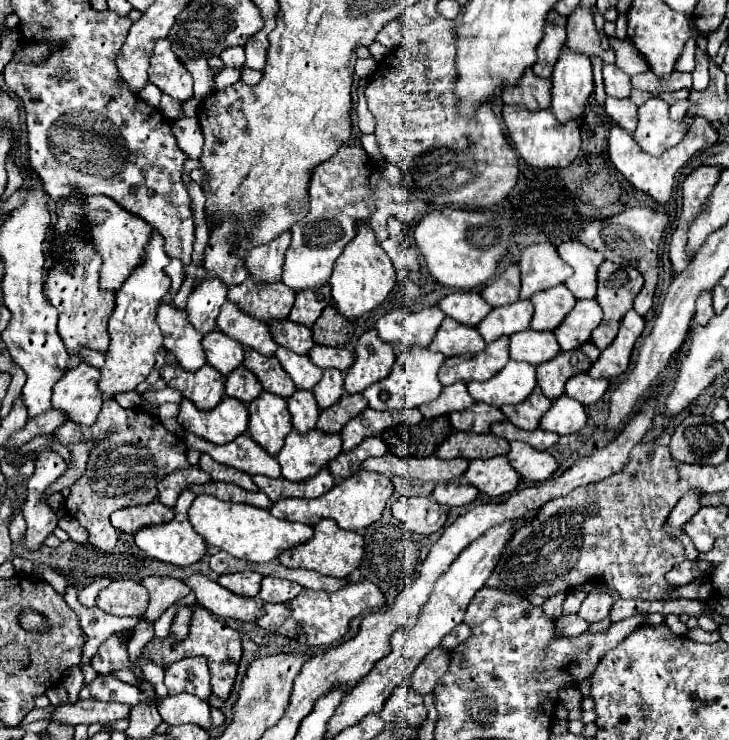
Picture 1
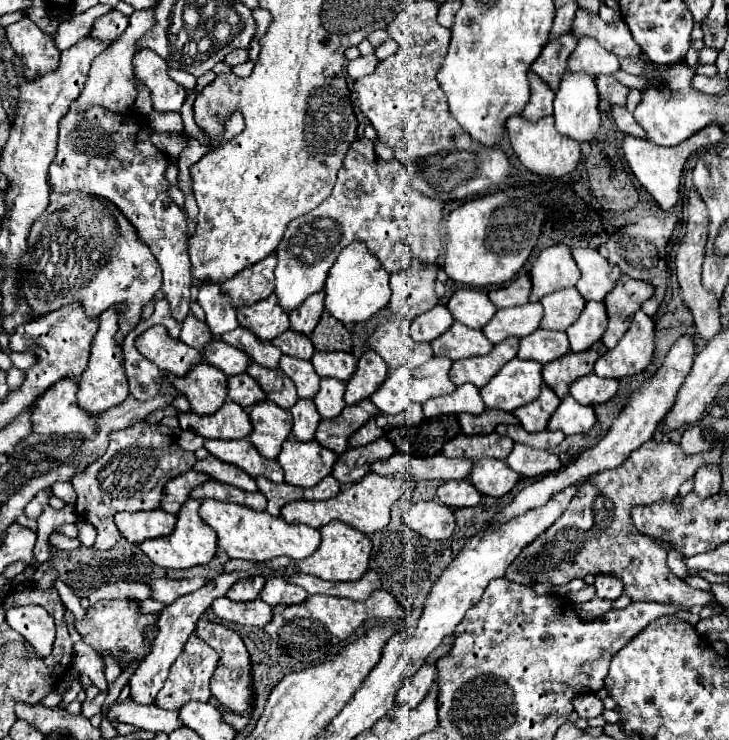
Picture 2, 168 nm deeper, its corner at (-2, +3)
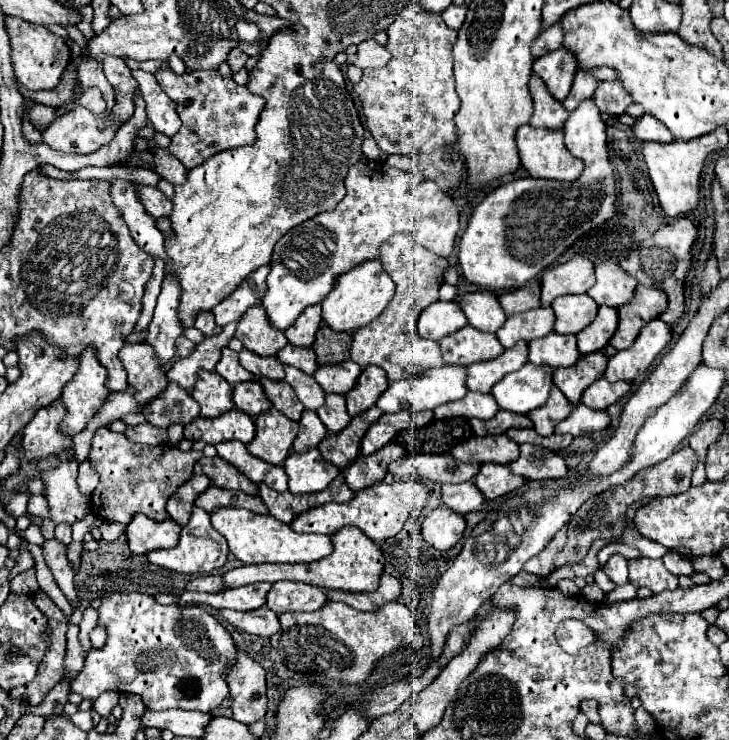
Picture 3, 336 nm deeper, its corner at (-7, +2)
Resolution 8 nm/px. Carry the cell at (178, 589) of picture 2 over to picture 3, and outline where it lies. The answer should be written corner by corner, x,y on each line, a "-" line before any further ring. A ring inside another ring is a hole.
201,576
195,578
187,584
187,590
197,590
197,592
219,592
225,590
225,582
221,576

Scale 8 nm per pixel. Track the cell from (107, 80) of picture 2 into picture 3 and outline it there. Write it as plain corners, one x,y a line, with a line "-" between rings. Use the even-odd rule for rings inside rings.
81,106
73,112
55,118
47,130
43,130
43,144
65,154
91,154
103,144
109,144
117,132
113,116
105,114
105,130
97,128
97,116

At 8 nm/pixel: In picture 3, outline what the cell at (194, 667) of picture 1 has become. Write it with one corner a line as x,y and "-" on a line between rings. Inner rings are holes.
113,592
103,598
99,608
99,622
107,626
107,644
103,648
93,648
87,658
85,666
71,684
71,690
81,694
83,698
97,700
103,692
129,692
141,696
145,708
149,710
199,710
211,712
229,696
227,674
235,664
237,652
231,634
201,606
161,606
153,596
139,594
139,592

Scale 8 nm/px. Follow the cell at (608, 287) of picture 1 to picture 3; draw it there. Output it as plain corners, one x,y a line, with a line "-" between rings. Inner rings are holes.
637,286
635,298
619,308
619,328
611,338
611,346
617,350
629,348
639,336
641,328
659,318
667,310
667,296
663,290

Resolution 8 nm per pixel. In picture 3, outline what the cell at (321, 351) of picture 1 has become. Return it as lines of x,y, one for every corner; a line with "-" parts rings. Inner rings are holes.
345,360
335,366
319,366
313,378
319,382
325,394
347,394
355,386
359,374
361,368
355,362

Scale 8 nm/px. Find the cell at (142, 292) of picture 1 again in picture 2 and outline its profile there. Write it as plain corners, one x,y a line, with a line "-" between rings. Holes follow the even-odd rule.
114,305
100,315
100,329
98,329
98,335
94,337
94,341
92,341
90,363
86,367
86,373
82,373
82,377
80,377
78,405
82,405
92,415
100,415
102,411
122,403
130,395
128,377
126,377
126,369
124,369
124,349
116,341
116,335
118,335
118,329
120,329
122,307
124,305

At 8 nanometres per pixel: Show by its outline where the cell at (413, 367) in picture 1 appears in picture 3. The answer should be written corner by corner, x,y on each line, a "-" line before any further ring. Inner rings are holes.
463,366
431,368
431,370
425,370
419,376
405,378
405,380
399,380
399,382
391,382
389,388
377,400
377,406
383,412
399,412
399,410
409,410
409,408
413,408
413,410
433,410
441,404
463,398
467,394
465,378
467,378
467,370

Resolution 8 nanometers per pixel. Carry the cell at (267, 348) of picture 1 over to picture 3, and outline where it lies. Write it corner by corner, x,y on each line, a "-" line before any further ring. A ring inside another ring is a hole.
249,350
239,352
239,362
245,370
255,374
257,378
269,378
269,380
283,380
283,364
277,358
259,358
257,354
251,354

